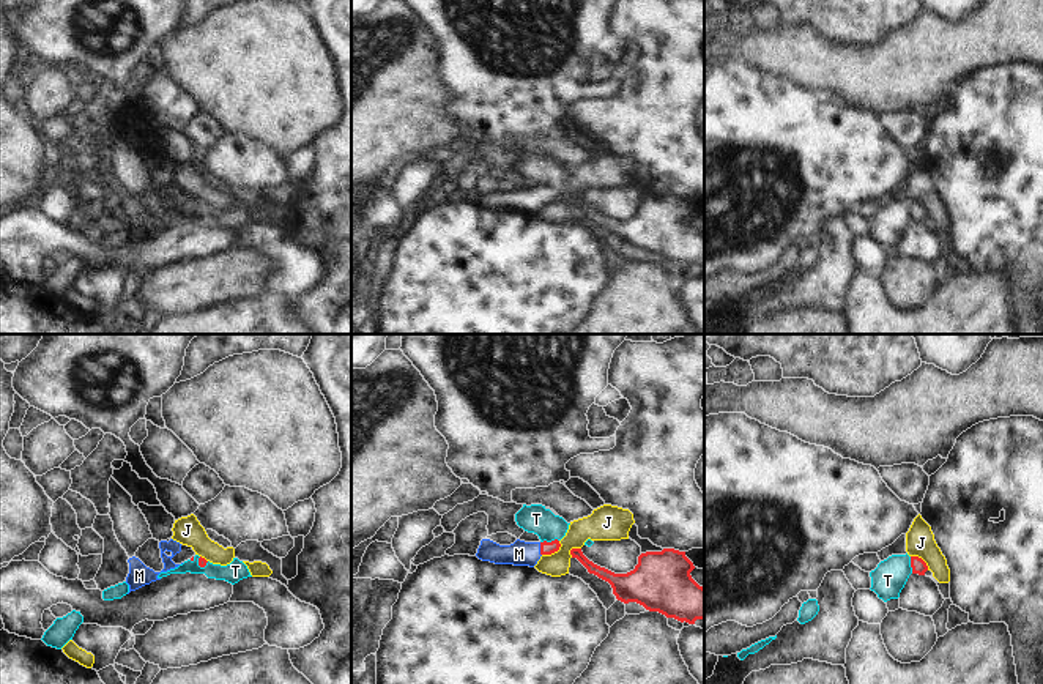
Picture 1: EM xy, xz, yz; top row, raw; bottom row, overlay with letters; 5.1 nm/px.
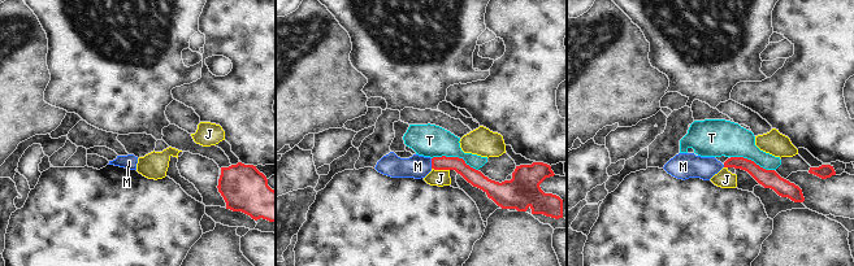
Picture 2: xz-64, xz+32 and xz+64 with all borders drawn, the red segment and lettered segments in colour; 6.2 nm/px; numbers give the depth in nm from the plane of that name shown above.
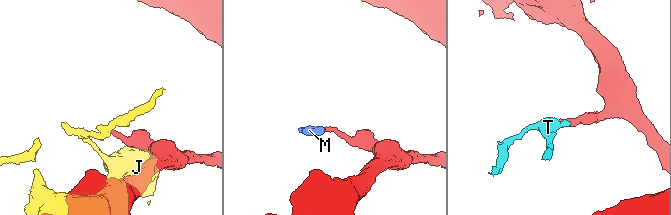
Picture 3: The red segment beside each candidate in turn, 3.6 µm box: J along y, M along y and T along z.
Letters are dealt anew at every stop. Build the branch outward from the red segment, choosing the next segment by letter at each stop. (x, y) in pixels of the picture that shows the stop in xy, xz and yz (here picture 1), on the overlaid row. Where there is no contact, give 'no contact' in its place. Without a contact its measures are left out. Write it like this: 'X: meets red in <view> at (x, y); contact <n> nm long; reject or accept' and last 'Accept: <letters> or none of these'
J: meets red in xz at (553, 552); contact 120 nm long; reject
M: meets red in xz at (541, 549); contact 70 nm long; accept
T: meets red in xz at (549, 542); contact 100 nm long; reject
Accept: M

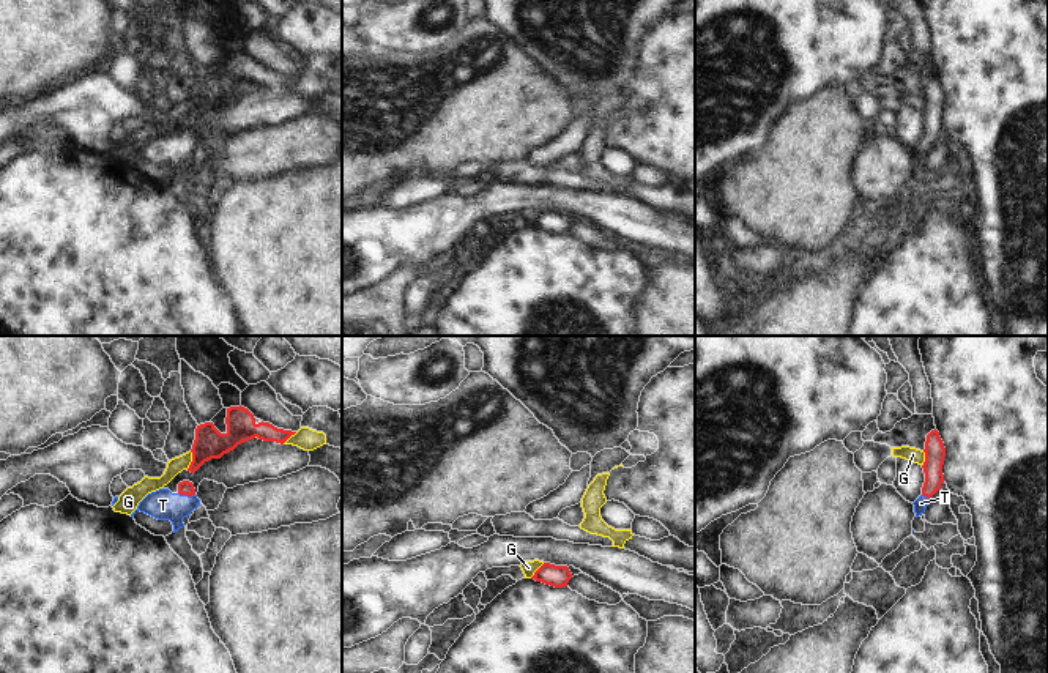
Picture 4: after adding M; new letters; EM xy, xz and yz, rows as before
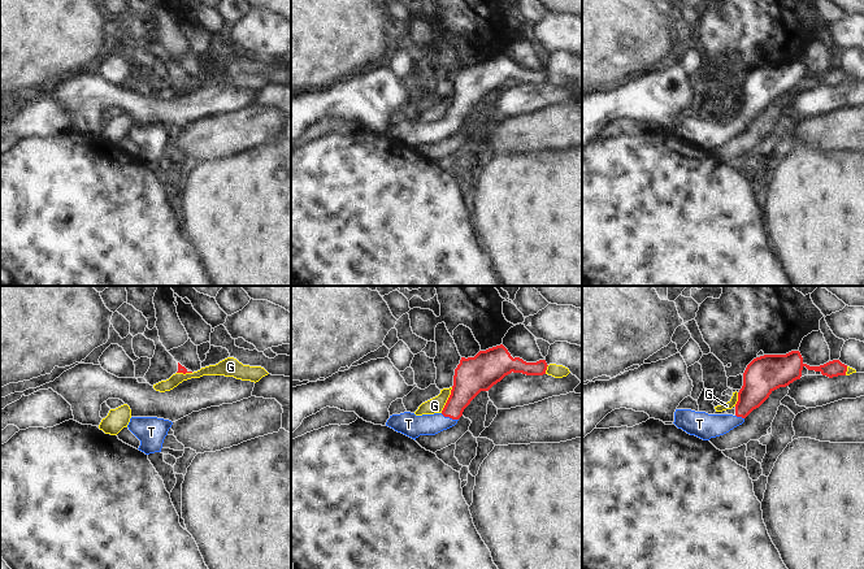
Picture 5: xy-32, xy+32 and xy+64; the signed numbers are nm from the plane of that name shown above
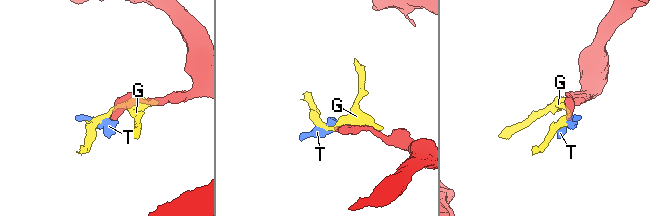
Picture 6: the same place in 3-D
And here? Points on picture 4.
G: meets red in xy at (193, 461); contact 100 nm long; reject
T: meets red in xy at (186, 494); contact 90 nm long; accept
Accept: T

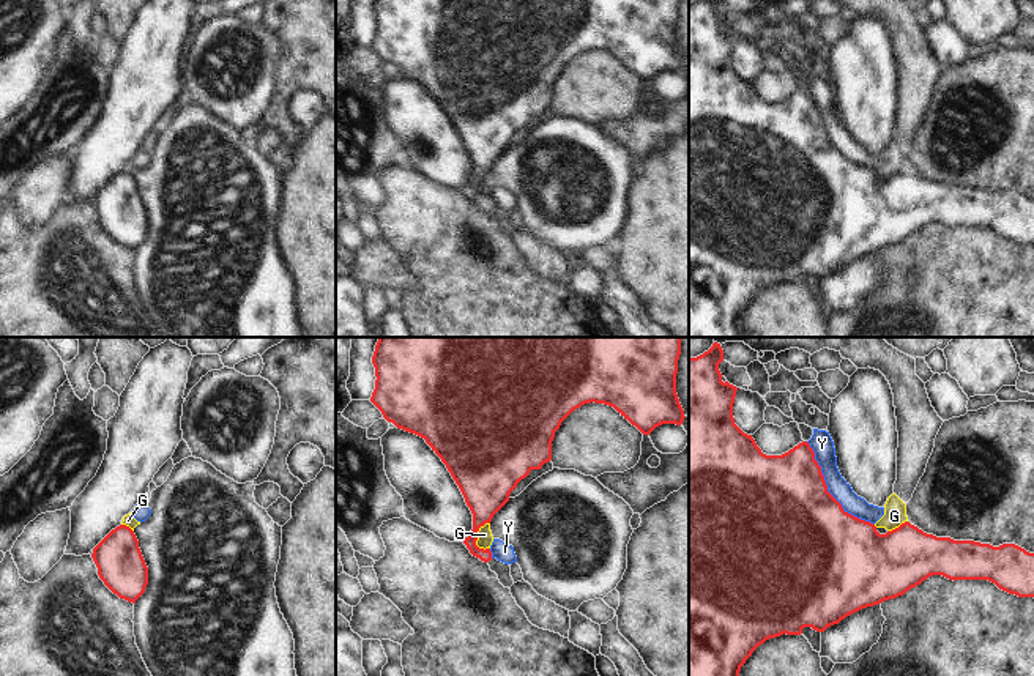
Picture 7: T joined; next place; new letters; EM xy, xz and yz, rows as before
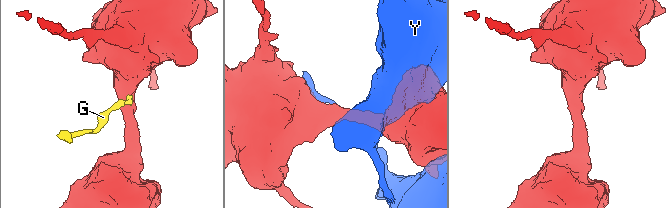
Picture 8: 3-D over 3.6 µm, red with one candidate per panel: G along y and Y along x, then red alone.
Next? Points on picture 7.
G: meets red in xz at (476, 536); contact 150 nm long; reject
Y: meets red in yz at (826, 490); contact 550 nm long; reject
Accept: none of these

